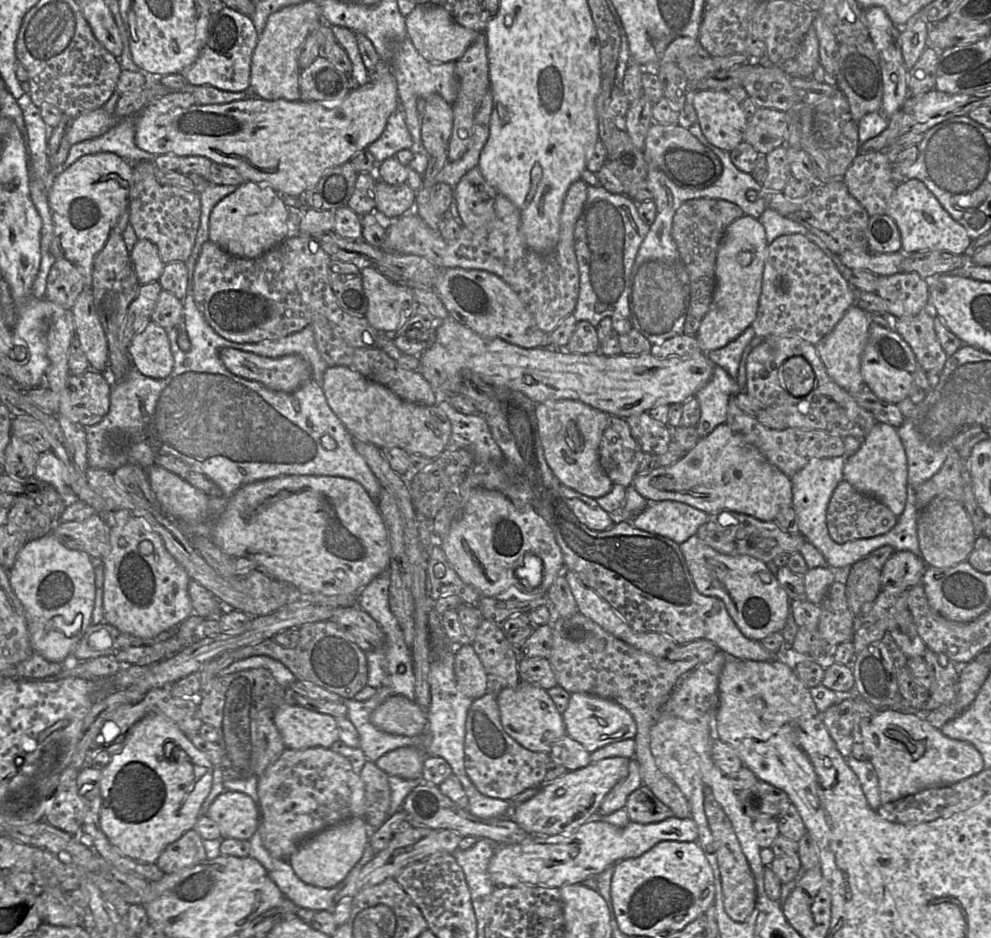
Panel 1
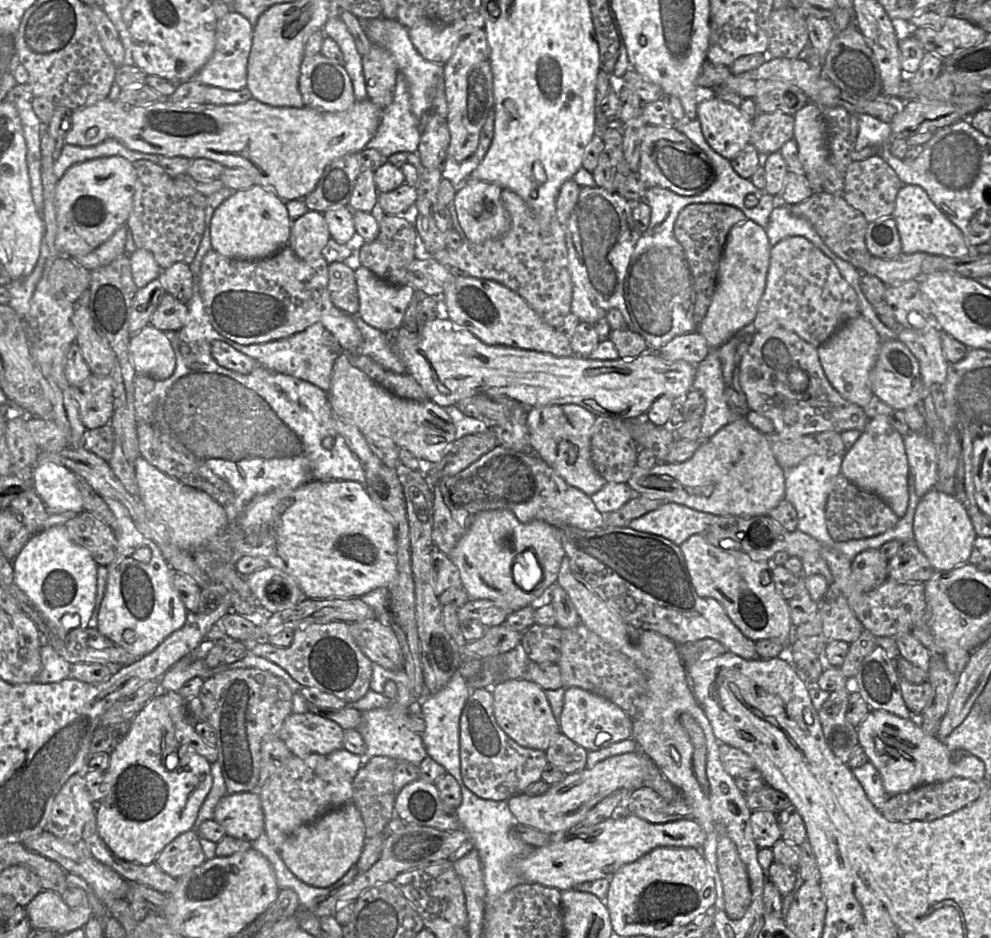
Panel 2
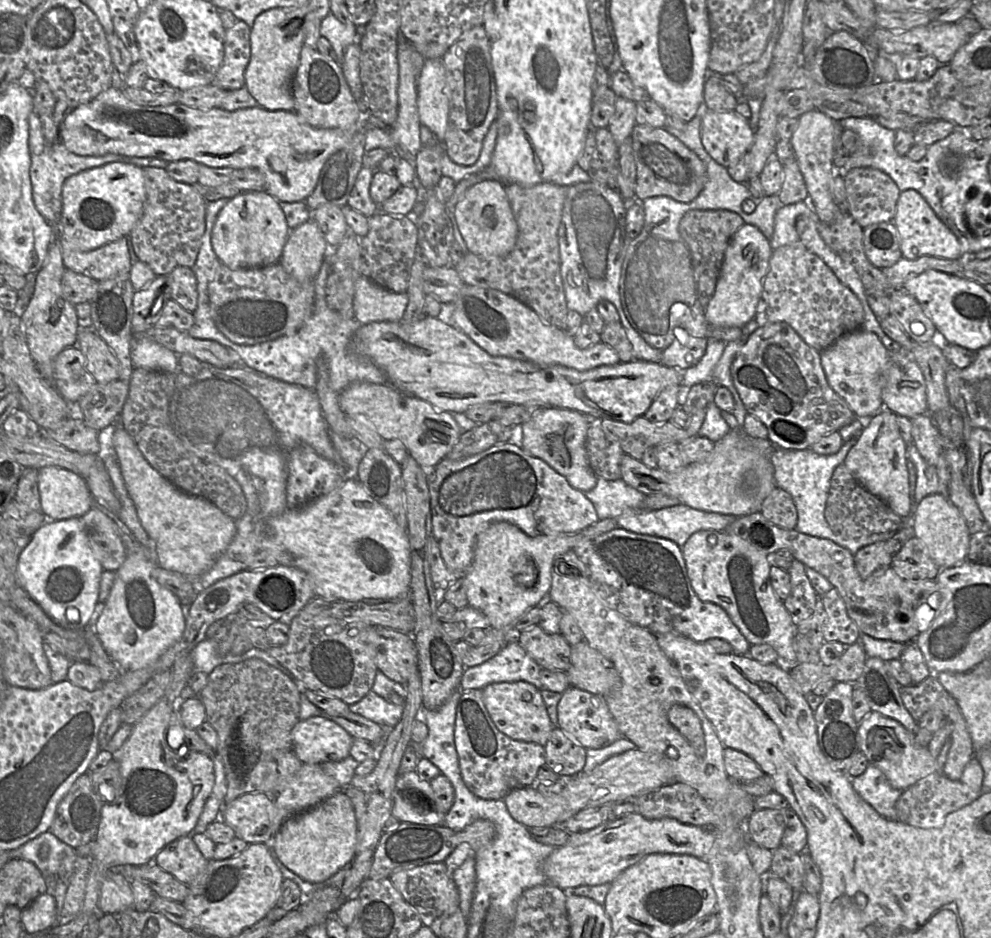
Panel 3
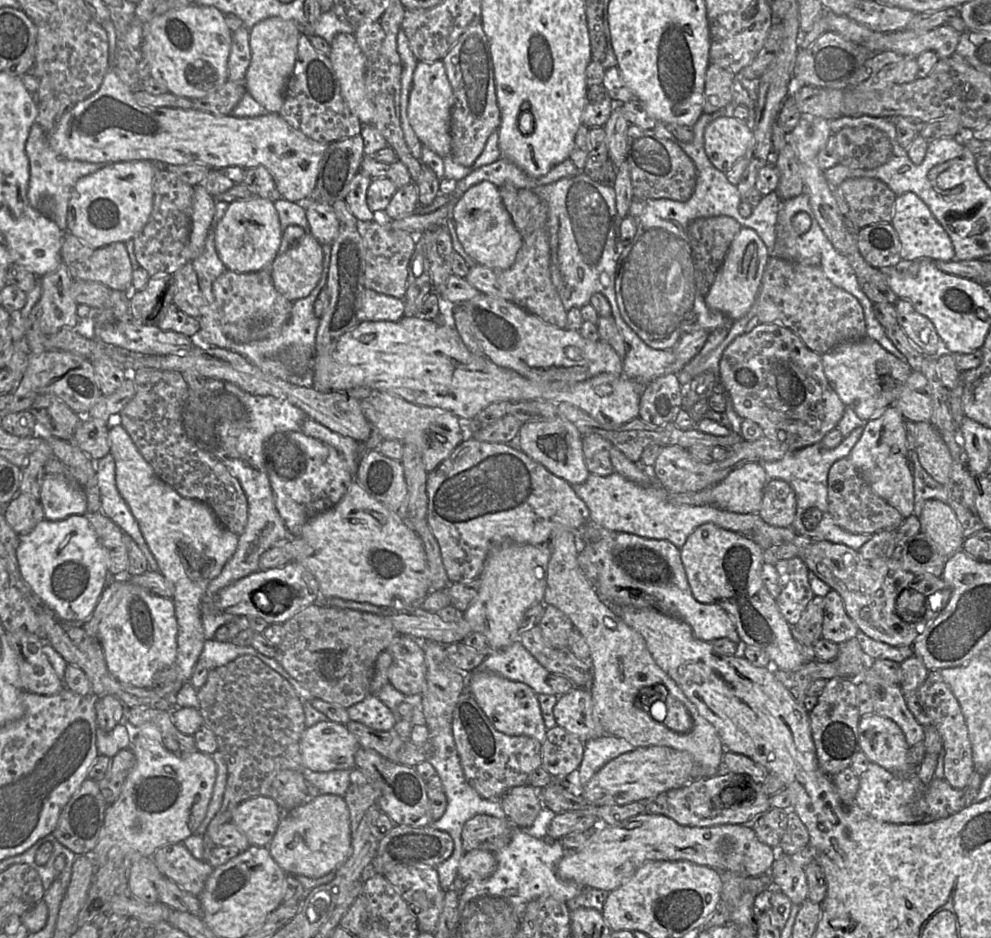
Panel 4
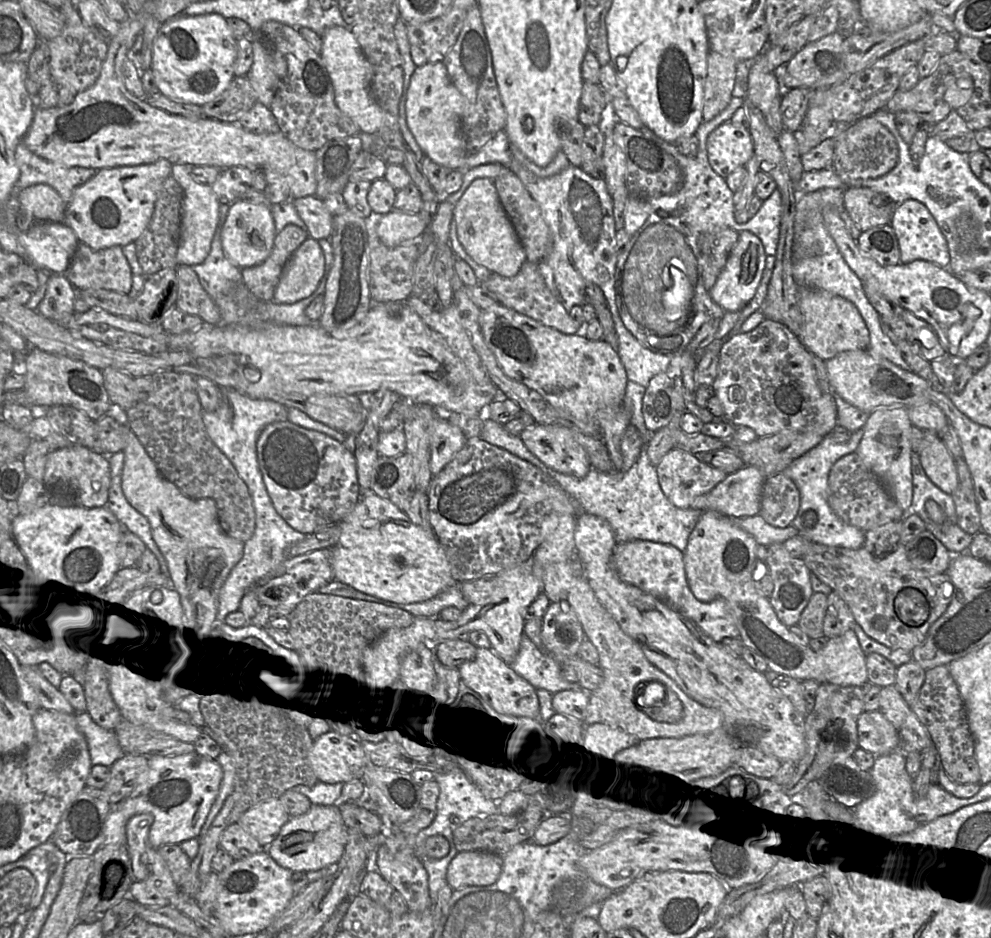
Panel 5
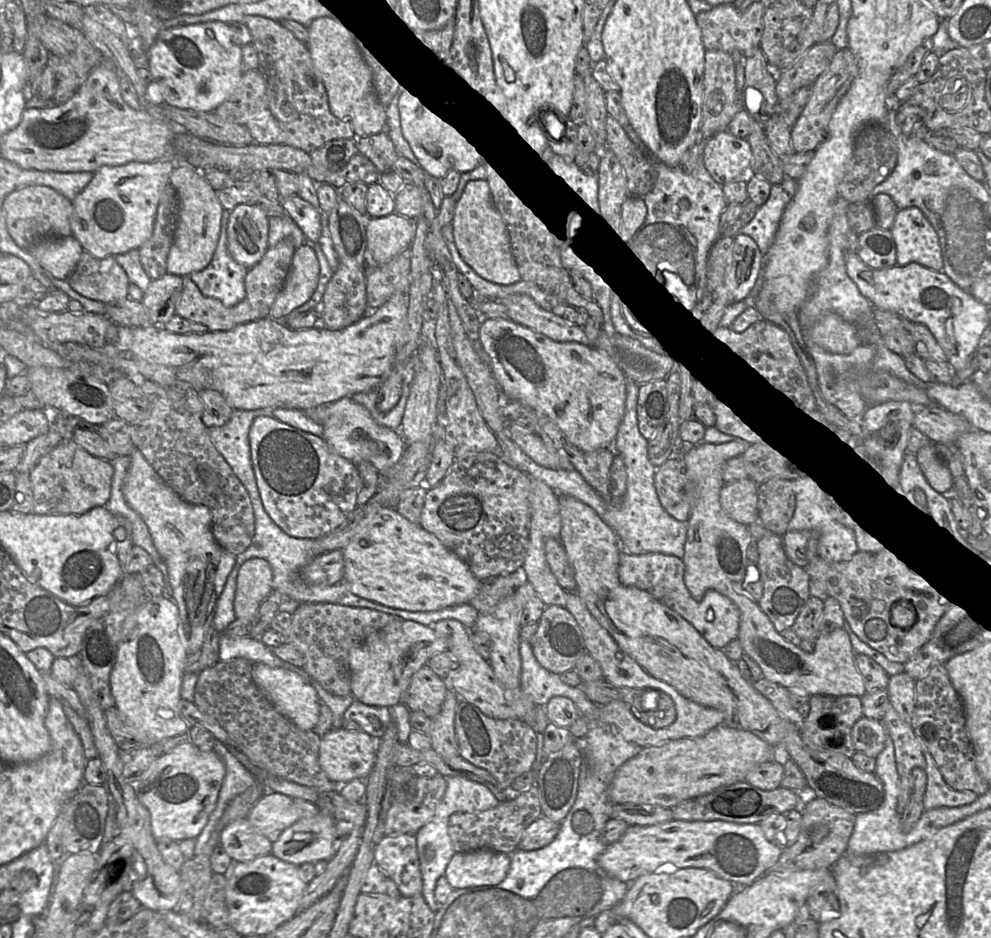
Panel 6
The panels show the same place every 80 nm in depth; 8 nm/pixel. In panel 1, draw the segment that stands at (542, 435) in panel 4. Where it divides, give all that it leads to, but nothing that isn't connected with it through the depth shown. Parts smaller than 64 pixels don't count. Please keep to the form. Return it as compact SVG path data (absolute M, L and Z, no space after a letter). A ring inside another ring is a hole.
M548 400L537 404L535 413L545 459L560 483L595 500L608 494L614 484L600 465L599 446L610 415L575 400Z

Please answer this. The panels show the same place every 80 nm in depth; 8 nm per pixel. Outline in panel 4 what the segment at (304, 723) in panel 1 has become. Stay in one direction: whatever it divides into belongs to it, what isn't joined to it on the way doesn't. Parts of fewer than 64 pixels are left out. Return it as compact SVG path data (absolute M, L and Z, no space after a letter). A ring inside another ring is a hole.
M329 719L306 727L300 741L305 770L313 772L352 770L360 746L344 724Z

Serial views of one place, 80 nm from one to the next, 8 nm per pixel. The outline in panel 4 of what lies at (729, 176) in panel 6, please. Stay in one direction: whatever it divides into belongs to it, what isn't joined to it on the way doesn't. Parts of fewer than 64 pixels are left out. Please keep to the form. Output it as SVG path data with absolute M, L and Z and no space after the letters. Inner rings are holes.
M722 116L707 125L704 148L711 163L727 173L745 157L753 140L752 129L733 116Z

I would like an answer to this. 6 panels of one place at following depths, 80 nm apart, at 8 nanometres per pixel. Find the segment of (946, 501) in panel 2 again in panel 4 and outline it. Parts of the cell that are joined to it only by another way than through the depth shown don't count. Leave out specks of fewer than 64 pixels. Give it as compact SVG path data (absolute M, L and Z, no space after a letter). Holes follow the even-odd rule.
M926 500L918 518L921 531L937 545L939 552L949 558L962 549L965 540L961 525L951 507L939 500Z

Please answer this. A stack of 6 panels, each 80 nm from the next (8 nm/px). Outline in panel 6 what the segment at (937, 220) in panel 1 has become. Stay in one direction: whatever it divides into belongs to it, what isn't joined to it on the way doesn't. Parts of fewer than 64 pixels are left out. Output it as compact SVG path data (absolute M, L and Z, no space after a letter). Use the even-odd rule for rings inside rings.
M919 208L898 209L890 231L896 245L895 266L915 262L930 270L942 271L938 235Z

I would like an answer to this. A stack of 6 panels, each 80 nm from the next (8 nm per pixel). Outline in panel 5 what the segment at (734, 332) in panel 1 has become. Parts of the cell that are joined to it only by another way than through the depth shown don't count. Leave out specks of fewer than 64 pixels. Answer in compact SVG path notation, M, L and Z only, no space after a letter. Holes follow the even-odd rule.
M749 231L739 232L726 264L709 291L712 300L725 312L739 312L753 298L766 266L766 254L761 240Z

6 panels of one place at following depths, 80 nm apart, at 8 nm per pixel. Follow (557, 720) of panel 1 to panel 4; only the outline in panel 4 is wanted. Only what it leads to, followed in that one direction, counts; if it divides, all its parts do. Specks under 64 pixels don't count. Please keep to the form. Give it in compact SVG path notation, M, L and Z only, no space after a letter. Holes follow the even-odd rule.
M473 670L467 678L466 690L471 692L479 707L494 728L509 736L529 736L541 744L545 740L545 727L537 694L525 683L512 681L498 674Z

